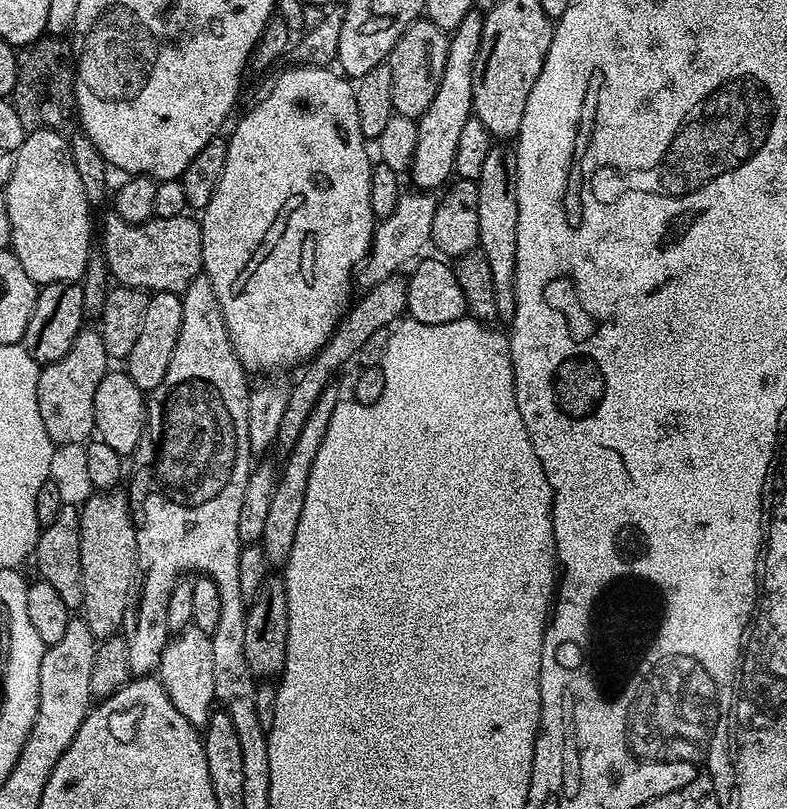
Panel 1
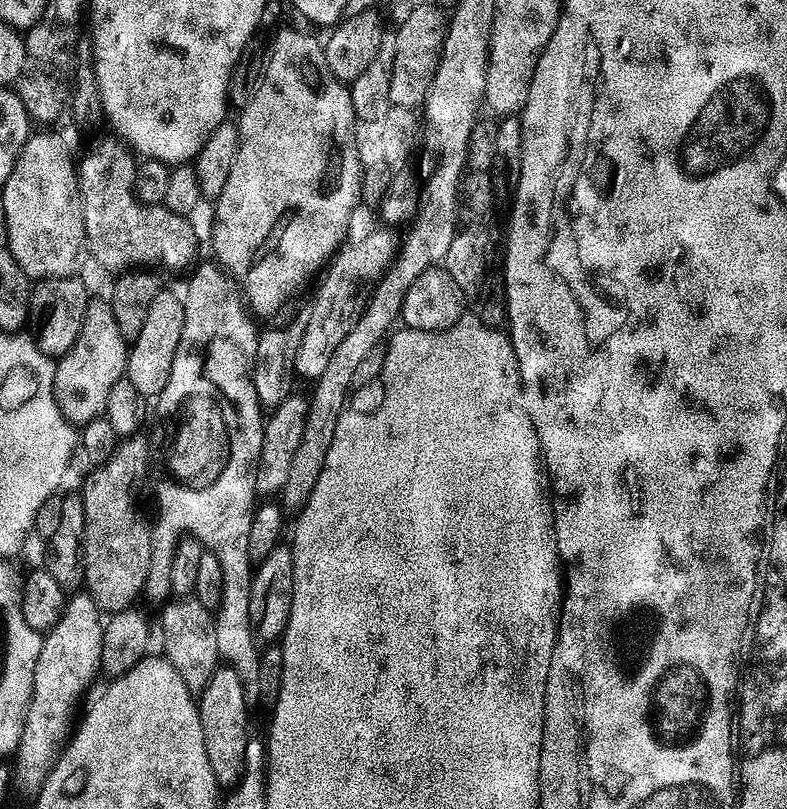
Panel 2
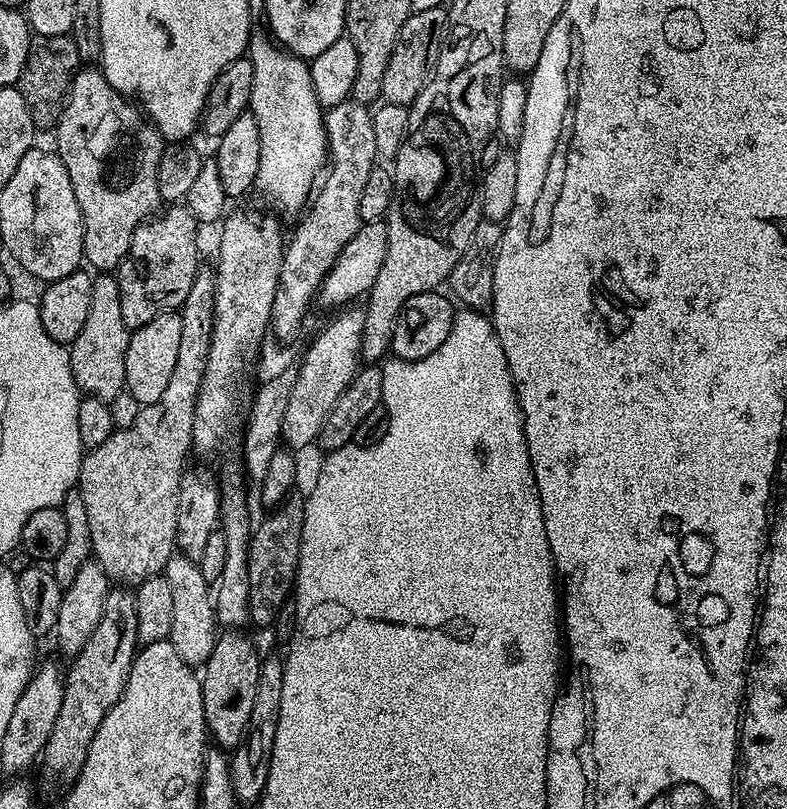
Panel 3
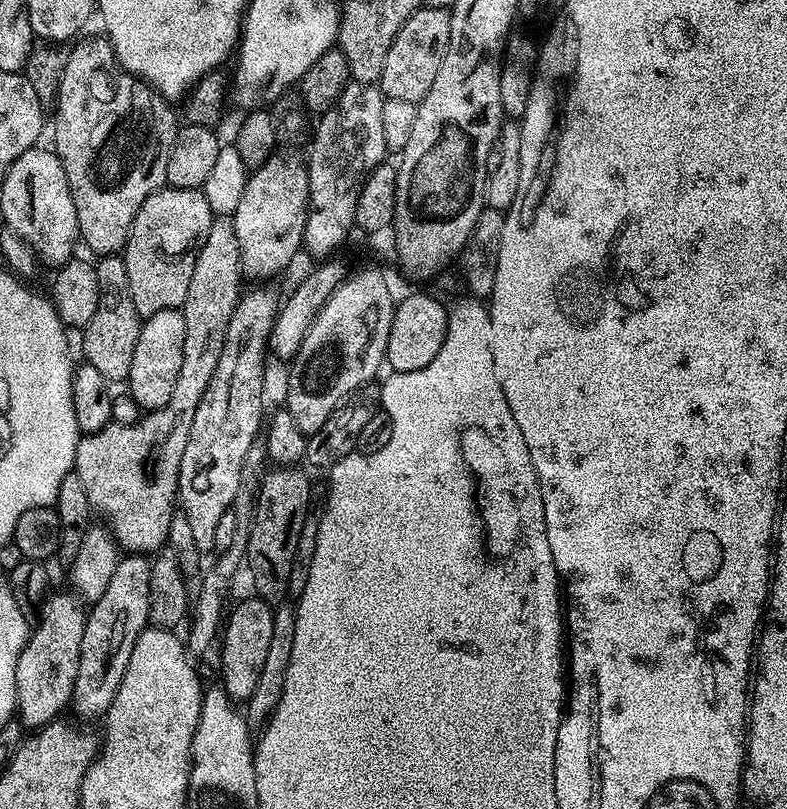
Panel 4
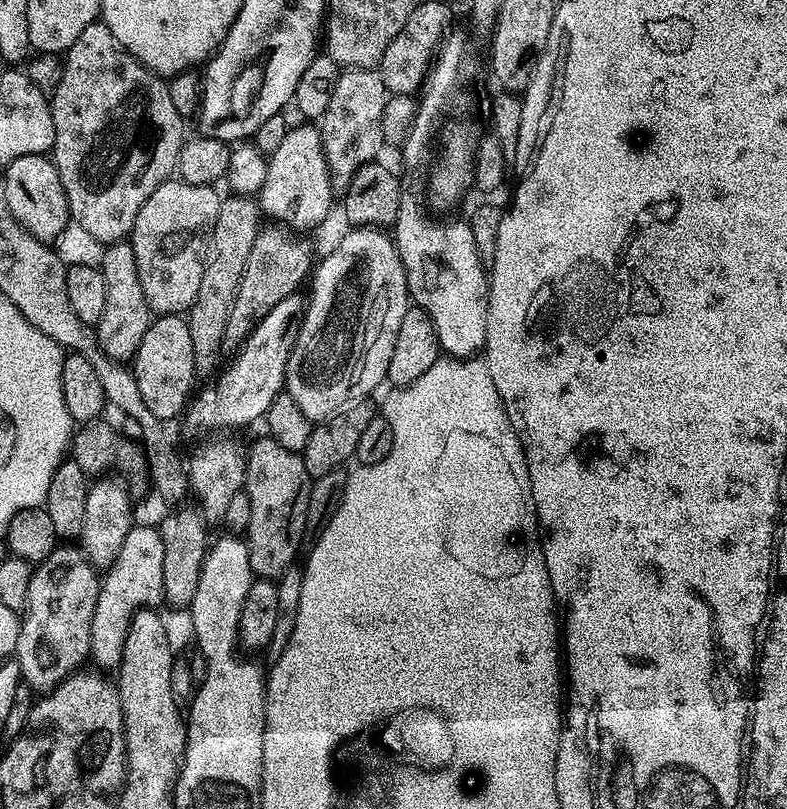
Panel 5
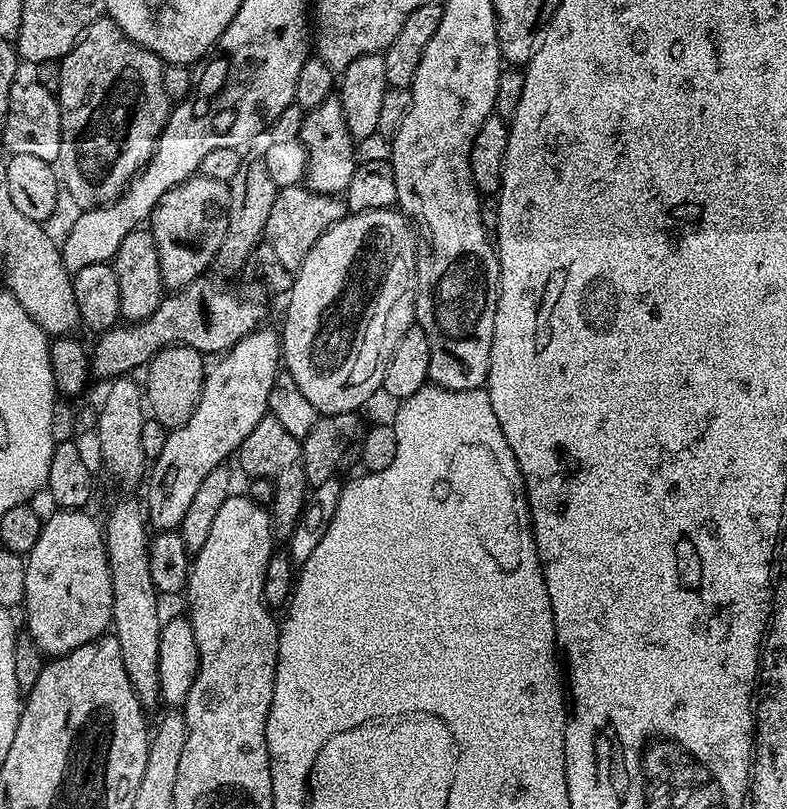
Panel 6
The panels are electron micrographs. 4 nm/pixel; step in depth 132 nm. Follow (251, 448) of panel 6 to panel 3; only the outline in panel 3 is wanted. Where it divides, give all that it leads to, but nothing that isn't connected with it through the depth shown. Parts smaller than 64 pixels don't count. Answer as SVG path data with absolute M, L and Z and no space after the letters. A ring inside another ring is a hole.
M289 494L255 525L248 542L248 619L254 625L267 629L278 618L278 610L293 595L296 571L300 561L304 500Z

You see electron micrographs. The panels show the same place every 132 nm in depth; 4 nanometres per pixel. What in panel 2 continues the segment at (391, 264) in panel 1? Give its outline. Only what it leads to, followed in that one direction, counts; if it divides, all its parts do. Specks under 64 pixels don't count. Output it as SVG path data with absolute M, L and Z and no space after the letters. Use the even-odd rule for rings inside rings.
M368 236L361 244L348 242L339 249L338 255L331 261L332 269L319 277L320 289L307 309L310 318L306 321L302 342L292 359L291 371L295 375L297 372L307 382L314 382L322 374L322 370L326 370L335 348L342 343L342 338L346 338L346 334L350 334L350 329L354 322L358 322L362 310L366 310L368 299L372 297L377 282L383 278L384 271L392 263L393 255L394 240L392 244L388 236L381 240L376 236Z

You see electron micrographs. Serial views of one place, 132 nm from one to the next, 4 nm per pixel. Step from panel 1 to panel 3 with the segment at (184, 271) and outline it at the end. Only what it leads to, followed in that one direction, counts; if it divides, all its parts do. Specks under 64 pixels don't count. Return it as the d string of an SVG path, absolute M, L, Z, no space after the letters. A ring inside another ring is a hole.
M96 66L77 71L54 135L54 151L70 174L70 186L74 186L74 198L78 198L82 214L84 260L97 273L111 273L119 269L130 250L134 230L161 207L158 162L166 141L143 111L114 90Z

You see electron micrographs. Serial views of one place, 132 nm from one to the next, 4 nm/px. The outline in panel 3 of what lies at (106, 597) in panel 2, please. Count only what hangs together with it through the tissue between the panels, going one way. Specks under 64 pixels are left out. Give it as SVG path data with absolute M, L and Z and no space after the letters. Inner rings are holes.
M197 271L194 286L190 286L190 294L186 294L186 302L183 308L179 309L182 318L182 343L178 346L178 359L174 362L170 386L166 386L158 402L141 407L138 418L134 418L134 426L116 428L110 434L110 438L102 442L102 446L87 449L80 461L78 487L82 494L82 502L86 502L86 518L90 518L92 556L95 563L102 566L109 581L120 586L135 586L143 580L149 580L151 576L161 575L166 562L177 551L176 523L180 505L180 477L185 467L184 459L192 448L196 395L204 381L206 358L210 354L212 341L216 278L211 271L204 271Z

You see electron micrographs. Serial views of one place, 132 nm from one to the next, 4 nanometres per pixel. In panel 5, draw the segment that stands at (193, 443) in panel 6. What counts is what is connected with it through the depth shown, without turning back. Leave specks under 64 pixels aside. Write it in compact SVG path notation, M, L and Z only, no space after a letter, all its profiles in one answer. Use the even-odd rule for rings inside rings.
M299 295L287 296L258 322L248 339L240 345L232 365L215 377L213 388L204 388L195 393L186 409L188 424L196 432L212 432L215 428L244 428L259 421L268 413L270 402L278 393L285 391L284 372L304 318L305 301Z

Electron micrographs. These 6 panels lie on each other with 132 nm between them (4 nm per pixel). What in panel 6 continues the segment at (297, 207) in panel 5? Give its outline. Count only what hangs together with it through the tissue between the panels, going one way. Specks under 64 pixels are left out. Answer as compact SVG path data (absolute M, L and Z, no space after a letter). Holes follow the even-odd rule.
M330 98L322 102L322 106L311 109L305 115L299 142L304 147L306 157L303 179L306 187L311 192L321 192L327 196L347 193L350 178L354 178L354 170L358 163L357 145L346 126L346 114L342 114L339 99Z

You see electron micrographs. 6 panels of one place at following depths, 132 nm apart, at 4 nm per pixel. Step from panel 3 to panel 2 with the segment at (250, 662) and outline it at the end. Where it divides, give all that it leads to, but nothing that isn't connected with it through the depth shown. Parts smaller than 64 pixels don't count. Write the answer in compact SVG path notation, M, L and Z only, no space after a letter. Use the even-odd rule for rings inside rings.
M217 667L210 682L206 682L203 692L199 693L198 707L202 722L202 739L206 741L206 758L210 761L210 770L214 770L214 778L221 789L231 789L244 773L246 742L250 739L250 701L242 678L238 678L235 670L230 667Z

